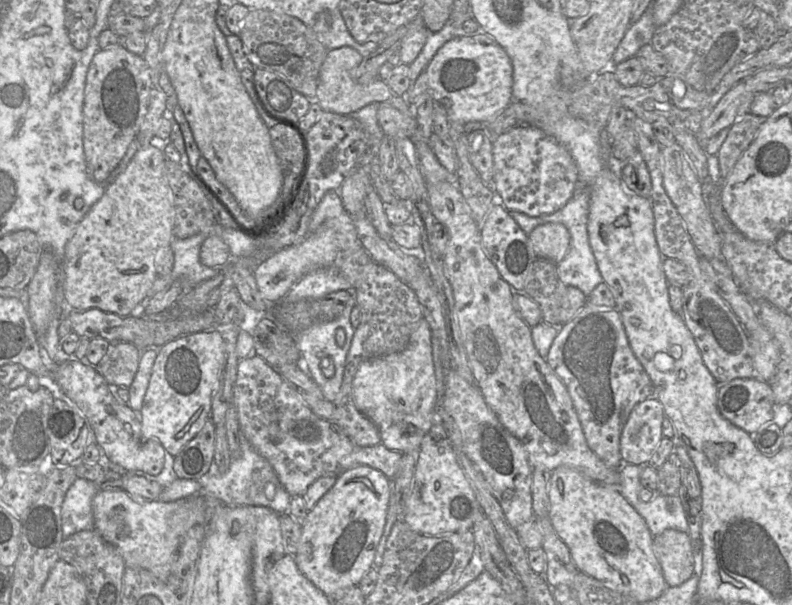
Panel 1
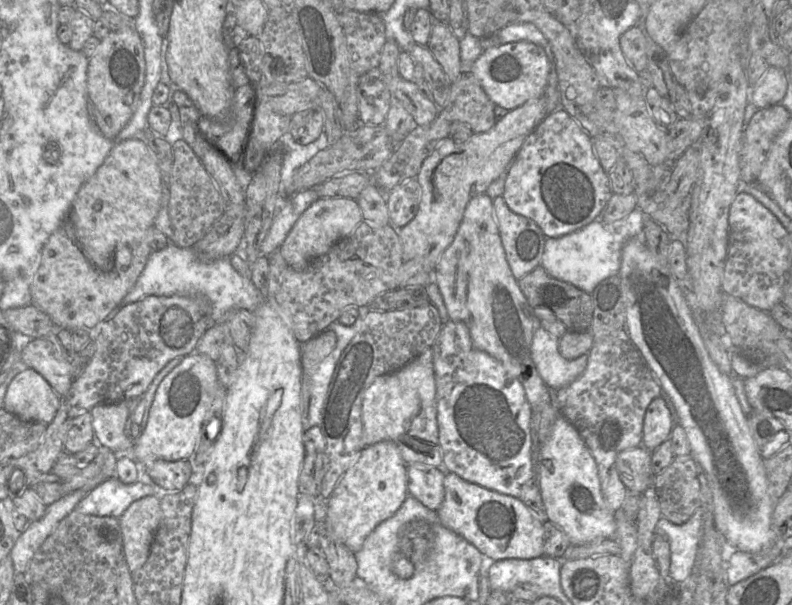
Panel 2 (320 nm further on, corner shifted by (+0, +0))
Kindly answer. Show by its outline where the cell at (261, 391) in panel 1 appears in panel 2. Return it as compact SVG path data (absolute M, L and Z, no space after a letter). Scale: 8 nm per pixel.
M422 463L407 464L407 491L428 509L437 511L444 496L444 478L442 468Z

